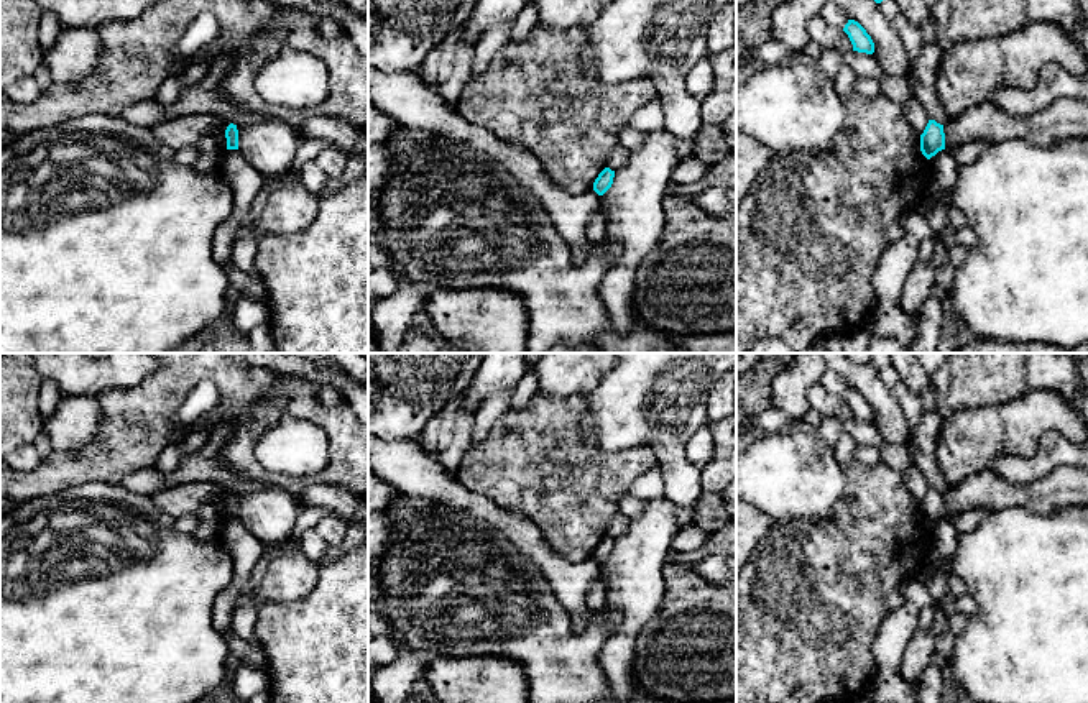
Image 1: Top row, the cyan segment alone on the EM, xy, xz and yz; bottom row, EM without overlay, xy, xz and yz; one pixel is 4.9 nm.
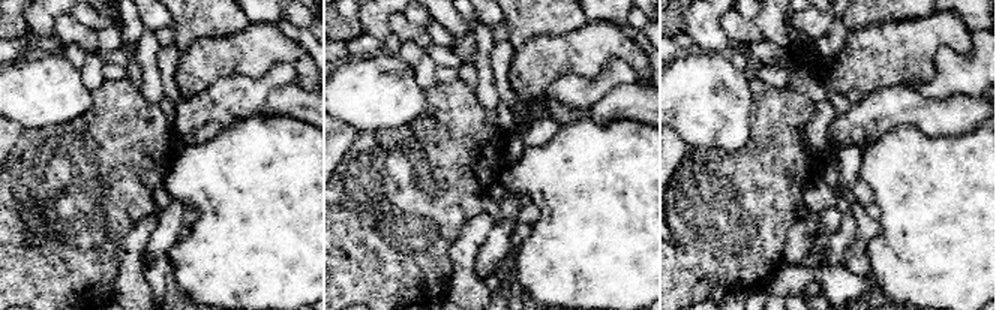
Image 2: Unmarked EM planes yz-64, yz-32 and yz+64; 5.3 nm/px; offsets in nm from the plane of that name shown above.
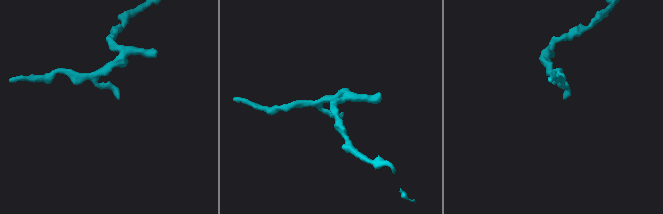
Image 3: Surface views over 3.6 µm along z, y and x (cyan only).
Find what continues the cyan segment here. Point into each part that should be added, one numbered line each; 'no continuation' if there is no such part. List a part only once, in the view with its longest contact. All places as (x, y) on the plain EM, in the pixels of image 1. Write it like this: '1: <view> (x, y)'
no continuation

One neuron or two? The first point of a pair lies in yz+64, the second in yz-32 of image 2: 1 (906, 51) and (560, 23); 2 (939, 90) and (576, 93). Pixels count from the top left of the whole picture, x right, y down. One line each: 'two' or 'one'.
1: two
2: one

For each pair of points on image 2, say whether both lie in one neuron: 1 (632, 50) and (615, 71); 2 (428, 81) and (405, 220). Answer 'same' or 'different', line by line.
1: different
2: different

